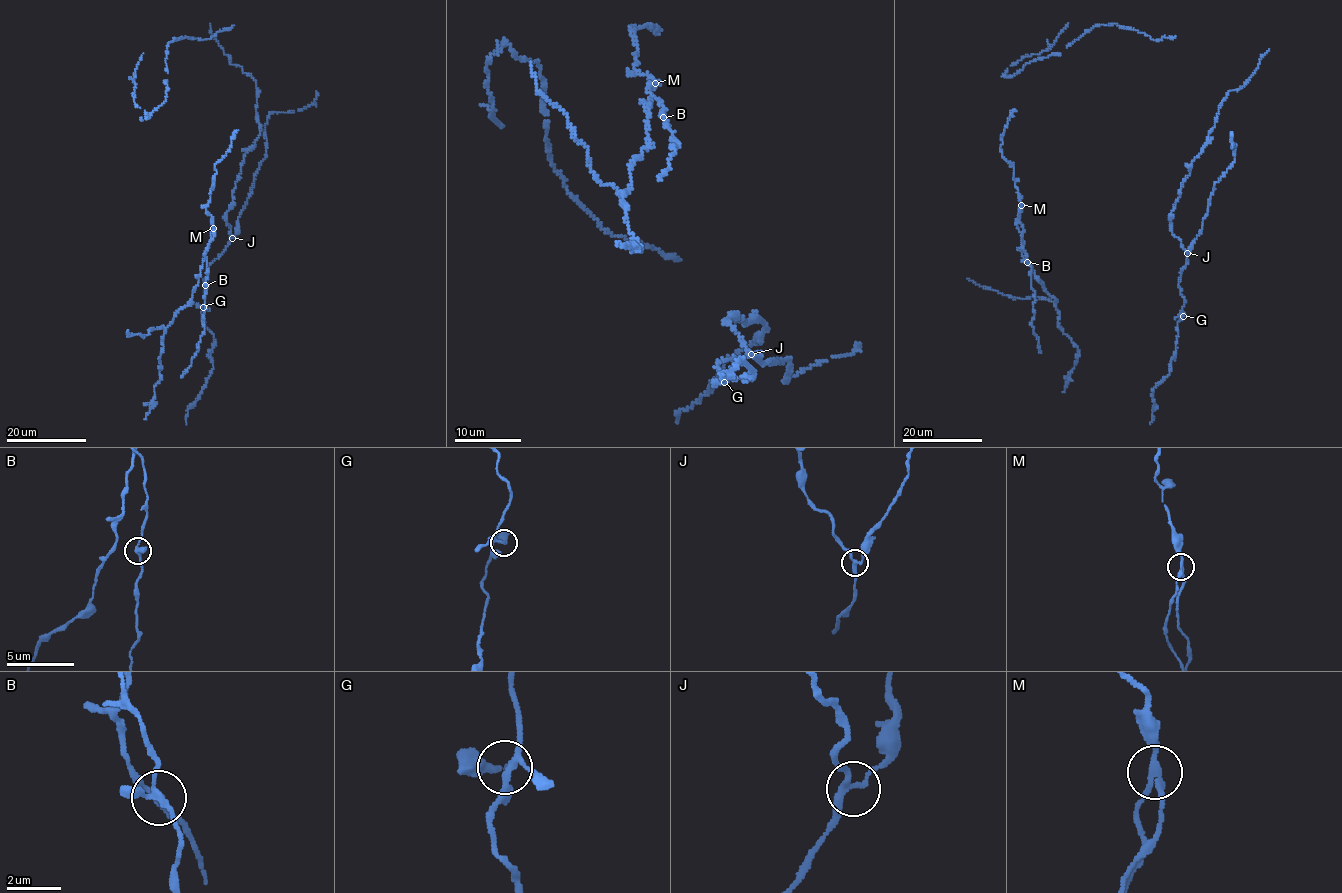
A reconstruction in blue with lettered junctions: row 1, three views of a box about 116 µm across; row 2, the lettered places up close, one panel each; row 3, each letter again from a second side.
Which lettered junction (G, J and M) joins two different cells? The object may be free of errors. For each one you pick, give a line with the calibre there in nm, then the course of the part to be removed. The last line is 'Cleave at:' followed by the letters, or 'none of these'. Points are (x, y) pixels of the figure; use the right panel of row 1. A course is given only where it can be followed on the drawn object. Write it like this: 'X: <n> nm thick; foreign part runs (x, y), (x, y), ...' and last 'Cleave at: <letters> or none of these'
M: 190 nm thick; foreign part runs (1021, 205), (1017, 222), (1022, 248), (1031, 267), (1035, 313), (1031, 326), (1041, 353)
Cleave at: M

